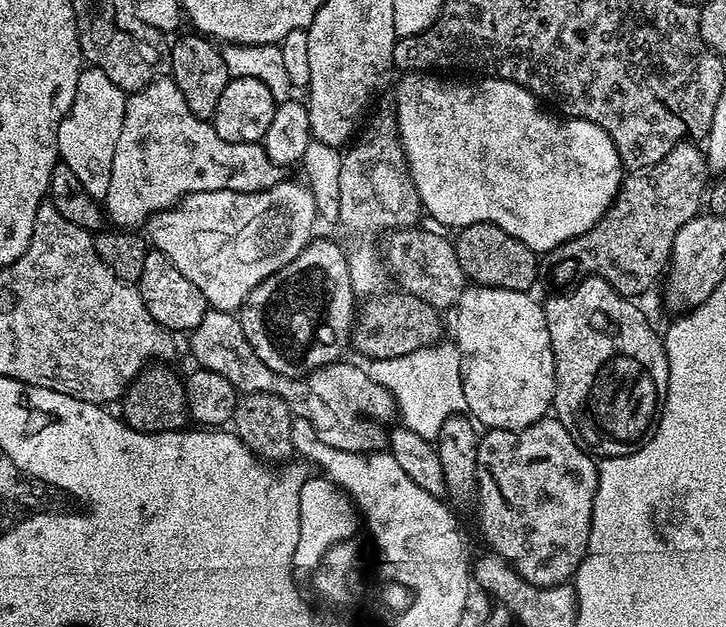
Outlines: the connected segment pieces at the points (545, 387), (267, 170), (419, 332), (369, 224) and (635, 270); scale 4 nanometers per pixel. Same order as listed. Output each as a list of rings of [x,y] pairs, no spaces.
[[[472,284],[456,305],[454,343],[460,354],[466,410],[485,429],[524,429],[551,411],[556,363],[543,305],[531,296]]]
[[[161,78],[127,97],[121,133],[114,150],[110,188],[102,199],[102,207],[117,229],[136,230],[139,224],[140,227],[147,225],[152,217],[179,205],[184,197],[195,192],[261,192],[279,184],[281,179],[282,168],[267,156],[263,143],[235,144],[218,138],[211,123],[195,116],[190,106],[186,106],[186,98],[182,98],[182,90],[178,90],[176,83],[170,78]]]
[[[391,290],[385,291],[383,294],[377,294],[371,298],[365,299],[362,304],[362,312],[364,308],[364,321],[361,322],[360,325],[357,326],[356,332],[351,333],[350,340],[354,345],[357,344],[358,347],[361,348],[362,351],[368,355],[367,359],[369,361],[373,360],[385,360],[386,358],[398,358],[402,354],[410,354],[414,350],[418,350],[419,348],[428,348],[431,344],[437,343],[441,339],[440,336],[440,316],[442,316],[441,309],[435,308],[434,306],[430,306],[430,302],[422,302],[422,298],[418,298],[417,296],[411,296],[409,292],[403,290],[395,290],[396,292],[391,292]]]
[[[391,111],[378,113],[368,133],[342,156],[341,176],[338,178],[341,195],[339,223],[360,236],[376,236],[379,232],[388,234],[421,223],[420,195],[412,181],[393,120]]]
[[[699,143],[676,144],[674,150],[670,154],[666,154],[666,158],[662,158],[662,162],[658,162],[643,174],[636,174],[628,178],[632,180],[625,179],[621,183],[615,200],[612,201],[608,211],[604,213],[604,217],[598,223],[590,226],[590,230],[586,230],[586,234],[578,234],[547,253],[548,272],[552,275],[553,282],[571,285],[573,282],[583,280],[585,276],[601,276],[606,282],[610,282],[610,286],[614,286],[614,290],[618,290],[620,296],[640,298],[640,295],[659,276],[661,279],[669,267],[672,243],[678,230],[682,230],[682,226],[686,226],[686,222],[690,222],[690,218],[701,215],[702,205],[706,200],[706,189],[710,184],[710,171],[701,145],[696,144]]]

